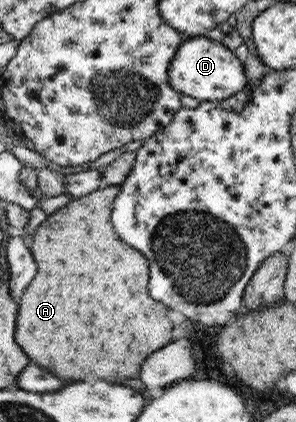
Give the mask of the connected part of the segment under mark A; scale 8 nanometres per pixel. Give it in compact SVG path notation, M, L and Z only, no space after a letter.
M109 186L106 188L99 187L93 193L81 196L80 198L72 198L66 204L64 208L52 213L47 217L36 231L34 237L34 244L32 245L32 252L37 257L37 263L39 263L39 275L37 279L33 281L33 285L29 287L29 291L25 293L23 301L21 301L21 315L19 315L18 321L18 342L25 349L25 343L27 343L27 353L29 357L51 369L57 377L61 379L85 379L89 373L93 373L95 377L103 379L103 381L111 381L113 384L123 384L129 379L139 378L139 369L143 365L143 361L157 349L161 349L165 343L167 343L167 337L171 333L171 323L167 319L167 307L163 303L157 303L149 297L149 291L147 291L147 283L149 283L149 265L147 265L147 259L133 247L125 245L123 241L119 241L121 237L117 230L114 228L112 212L114 207L114 200L117 199L117 195L120 192L120 186Z

